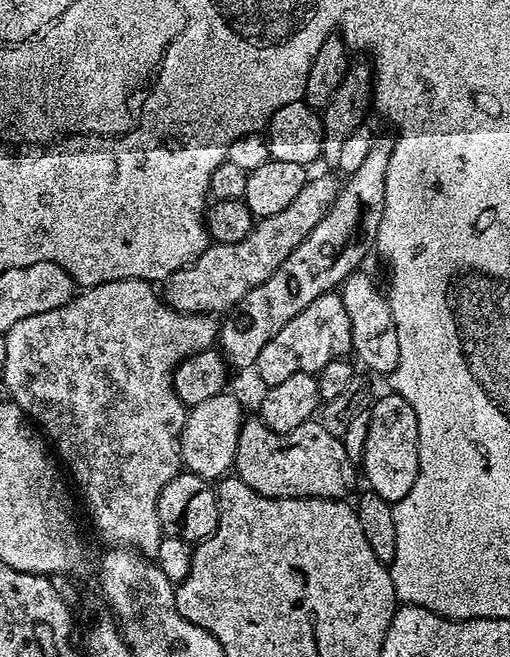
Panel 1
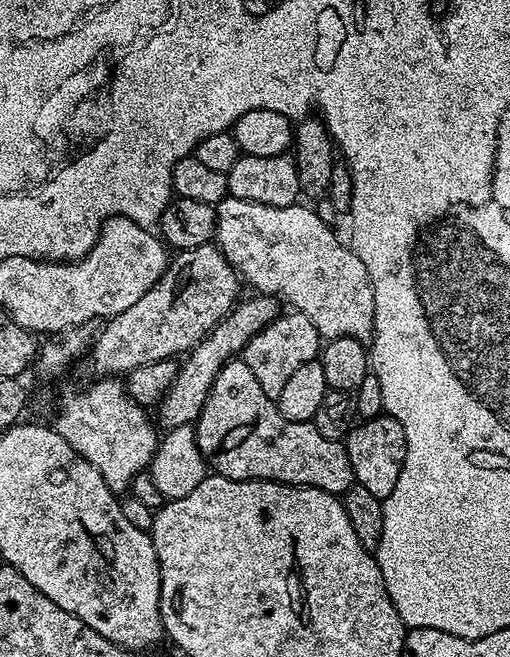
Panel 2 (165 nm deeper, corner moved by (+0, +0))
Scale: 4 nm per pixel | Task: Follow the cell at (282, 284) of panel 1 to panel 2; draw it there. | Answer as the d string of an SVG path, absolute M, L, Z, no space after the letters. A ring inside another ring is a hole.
M256 294L253 297L253 300L248 300L245 304L244 301L237 303L227 317L221 320L190 354L183 357L184 364L182 360L176 373L176 380L163 400L154 408L154 420L161 429L195 425L220 369L237 354L243 353L244 347L250 342L250 338L254 338L254 334L261 332L268 324L273 324L276 317L281 315L282 304L277 297L263 294Z

